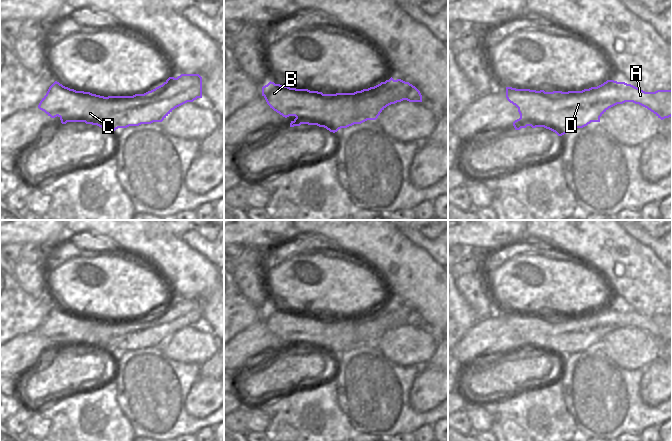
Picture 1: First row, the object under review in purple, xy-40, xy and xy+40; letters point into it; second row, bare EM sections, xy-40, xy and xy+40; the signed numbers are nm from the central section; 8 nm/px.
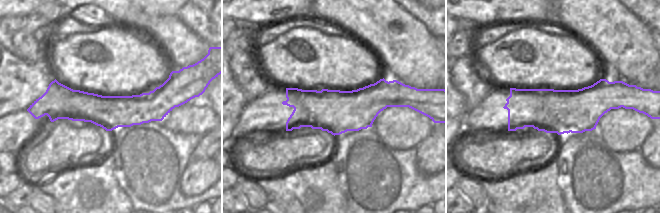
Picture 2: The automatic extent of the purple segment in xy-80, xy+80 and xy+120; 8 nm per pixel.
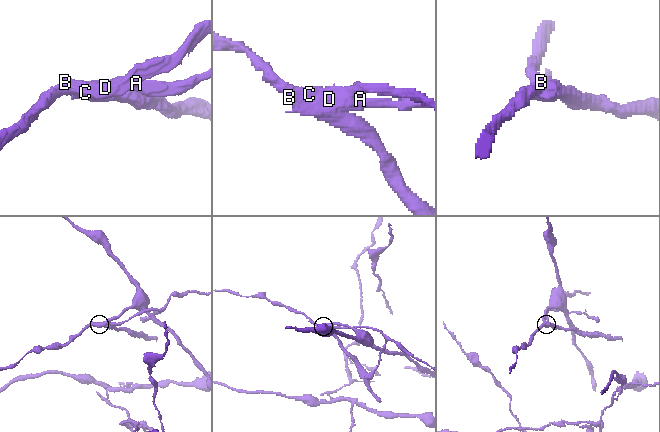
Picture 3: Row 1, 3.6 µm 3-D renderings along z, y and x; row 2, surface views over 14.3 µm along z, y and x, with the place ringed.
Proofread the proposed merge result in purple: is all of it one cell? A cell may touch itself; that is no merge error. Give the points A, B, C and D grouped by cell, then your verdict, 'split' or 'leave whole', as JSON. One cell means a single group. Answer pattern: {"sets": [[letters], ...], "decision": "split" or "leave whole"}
{"sets": [["A", "D"], ["B", "C"]], "decision": "split"}

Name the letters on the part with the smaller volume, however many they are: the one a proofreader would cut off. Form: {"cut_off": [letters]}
{"cut_off": ["A", "D"]}

